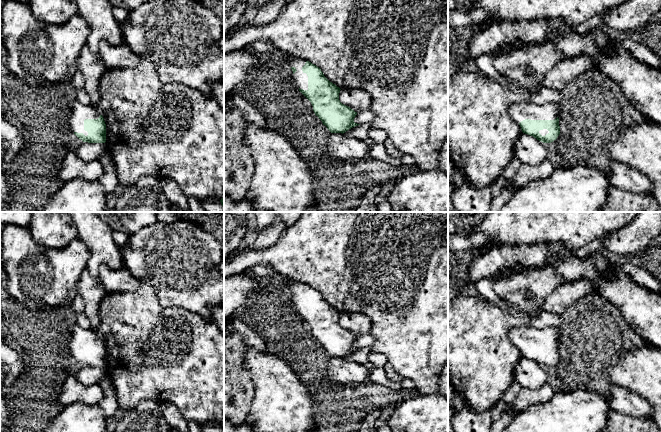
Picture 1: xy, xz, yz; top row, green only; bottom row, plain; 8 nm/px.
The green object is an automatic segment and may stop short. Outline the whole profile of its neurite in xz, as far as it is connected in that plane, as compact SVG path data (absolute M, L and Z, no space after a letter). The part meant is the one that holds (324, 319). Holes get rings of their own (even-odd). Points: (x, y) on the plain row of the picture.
M292 280L287 287L293 295L294 304L299 311L299 315L311 326L315 339L331 357L343 358L360 349L354 346L357 336L340 326L339 317L341 313L330 306L319 291L296 280Z

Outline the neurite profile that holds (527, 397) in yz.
M547 382L536 389L522 388L515 405L517 410L521 412L532 405L547 402L554 394L554 389Z

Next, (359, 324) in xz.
M341 313L339 324L357 337L367 334L372 327L371 319L360 313Z

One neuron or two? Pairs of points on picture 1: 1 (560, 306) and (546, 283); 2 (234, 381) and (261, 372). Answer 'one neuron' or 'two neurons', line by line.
1: two neurons
2: two neurons

